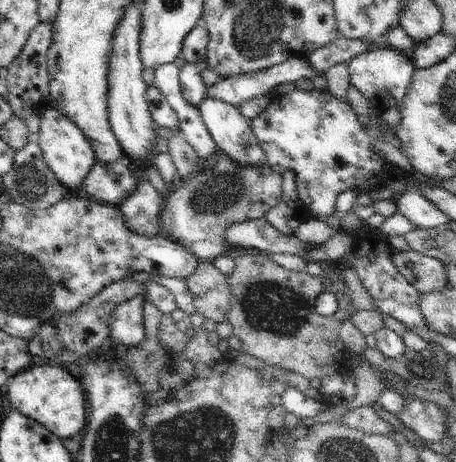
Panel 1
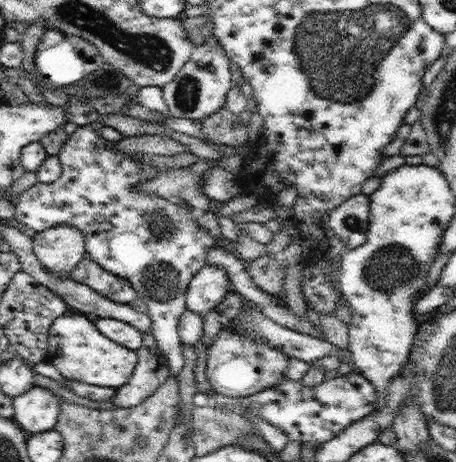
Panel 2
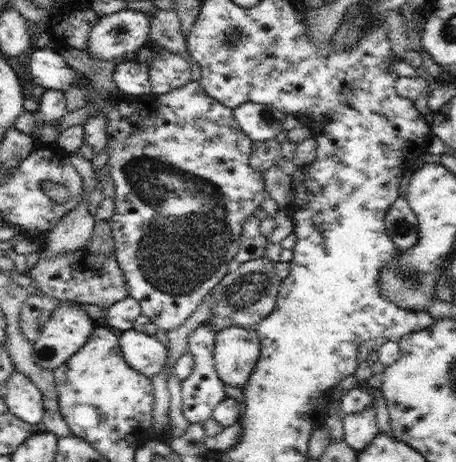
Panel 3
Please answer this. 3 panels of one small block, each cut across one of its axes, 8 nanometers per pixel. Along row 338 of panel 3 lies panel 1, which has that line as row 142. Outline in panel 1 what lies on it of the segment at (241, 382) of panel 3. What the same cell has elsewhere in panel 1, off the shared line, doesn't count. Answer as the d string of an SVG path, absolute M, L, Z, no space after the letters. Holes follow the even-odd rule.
M207 96L207 99L198 108L218 150L224 153L226 157L238 165L251 167L269 166L267 154L262 150L256 135L253 134L251 121L239 111L238 107L224 102L222 99Z

